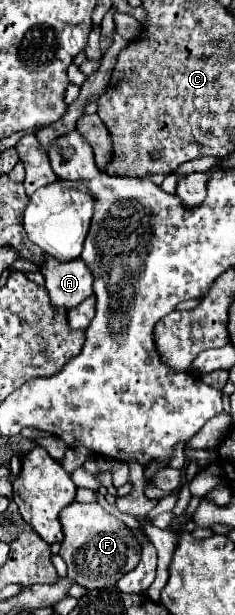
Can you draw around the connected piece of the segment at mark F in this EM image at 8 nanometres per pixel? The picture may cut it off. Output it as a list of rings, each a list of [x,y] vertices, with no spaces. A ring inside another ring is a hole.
[[[70,503],[62,509],[60,523],[64,531],[60,557],[66,561],[68,577],[74,583],[86,589],[112,587],[124,573],[138,565],[142,547],[136,543],[134,533],[118,517],[106,513],[98,503]]]

